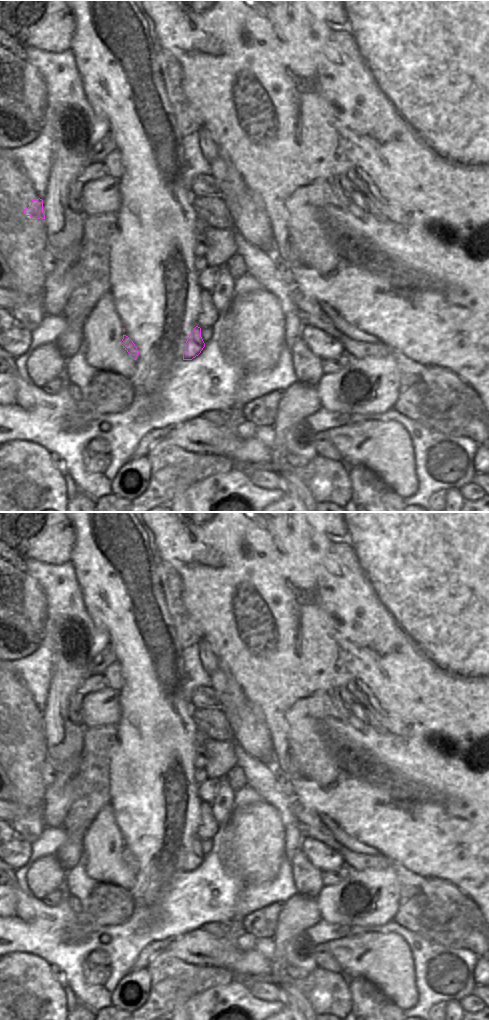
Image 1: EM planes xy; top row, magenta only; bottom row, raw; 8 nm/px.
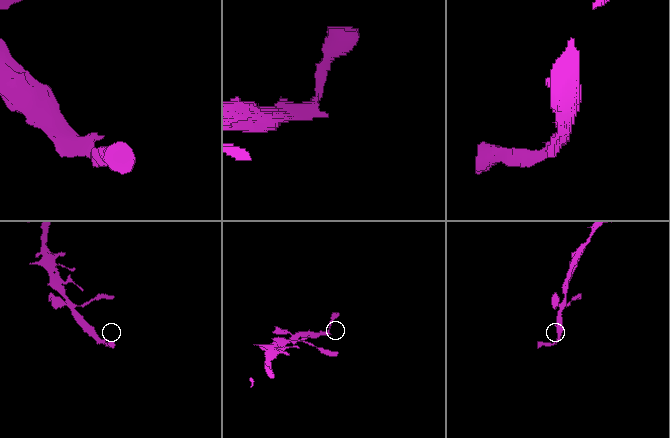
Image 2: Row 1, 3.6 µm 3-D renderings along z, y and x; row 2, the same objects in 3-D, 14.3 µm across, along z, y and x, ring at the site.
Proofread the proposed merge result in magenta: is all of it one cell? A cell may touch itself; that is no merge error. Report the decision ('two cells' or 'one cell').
one cell

